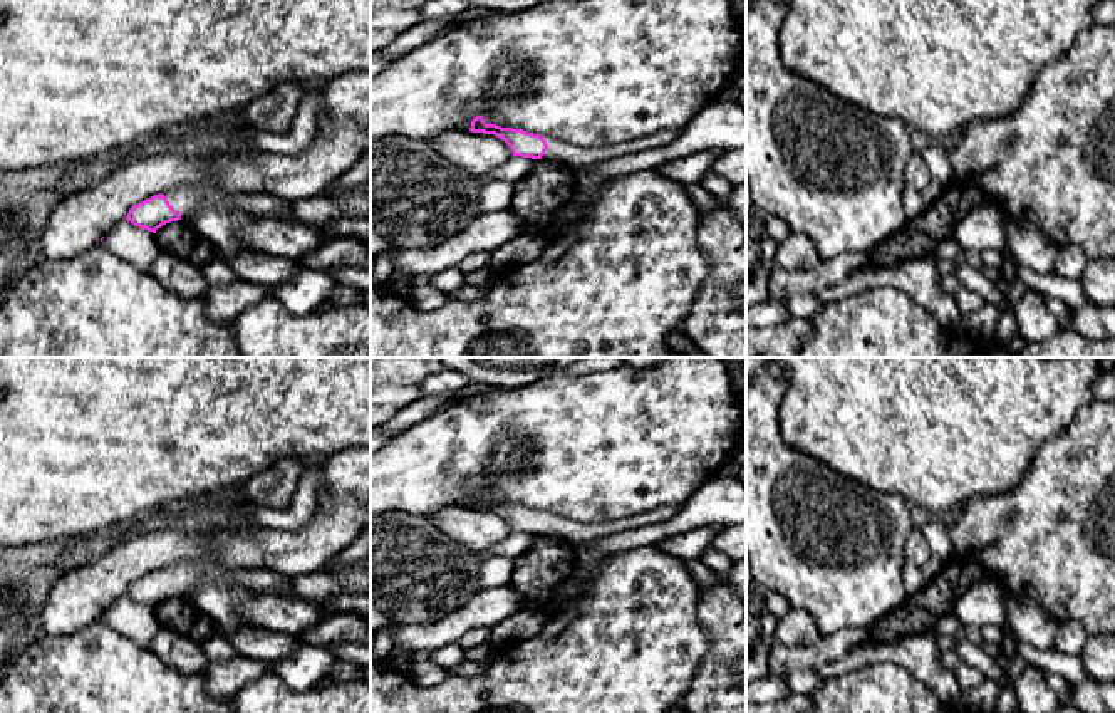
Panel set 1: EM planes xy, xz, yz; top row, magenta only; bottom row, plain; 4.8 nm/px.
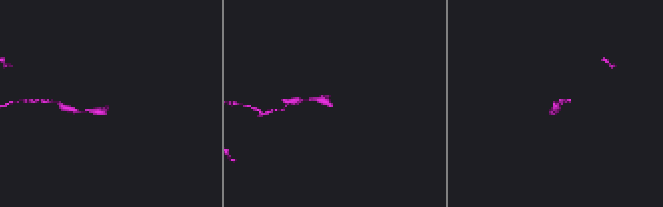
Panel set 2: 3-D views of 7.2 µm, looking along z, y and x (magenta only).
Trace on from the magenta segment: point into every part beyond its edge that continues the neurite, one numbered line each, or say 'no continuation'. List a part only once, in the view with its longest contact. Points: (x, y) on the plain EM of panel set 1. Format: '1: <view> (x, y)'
1: xy (185, 576)

